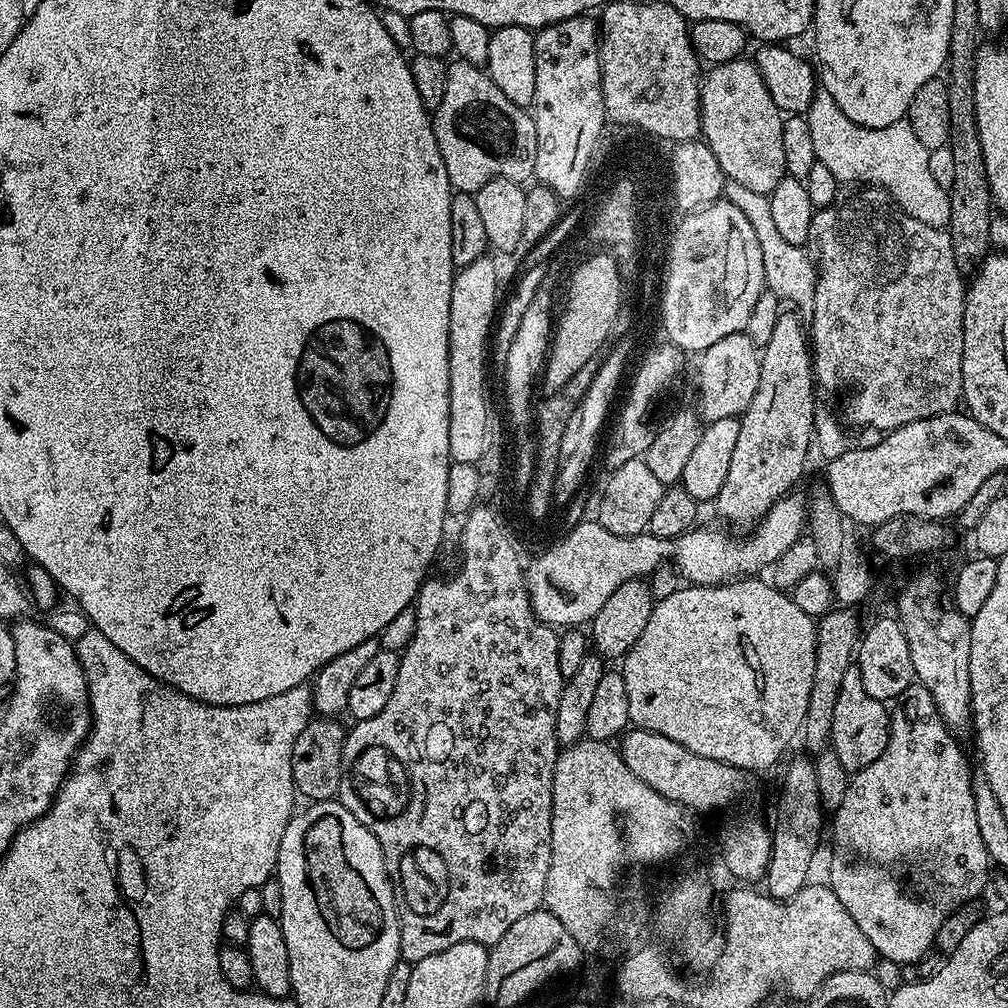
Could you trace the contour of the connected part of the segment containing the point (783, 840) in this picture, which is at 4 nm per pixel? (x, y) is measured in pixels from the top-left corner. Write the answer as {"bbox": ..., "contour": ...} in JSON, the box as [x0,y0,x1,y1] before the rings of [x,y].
{"bbox":[763,755,826,900],"contour":[[[807,755],[800,756],[797,760],[792,760],[788,764],[788,769],[784,772],[784,789],[780,792],[780,801],[776,804],[776,828],[771,829],[772,849],[770,850],[770,862],[764,871],[763,883],[766,887],[767,895],[776,900],[789,900],[802,890],[804,885],[809,883],[810,858],[814,858],[816,852],[821,851],[820,831],[826,828],[826,813],[818,798],[818,778],[816,777],[816,765]]]}

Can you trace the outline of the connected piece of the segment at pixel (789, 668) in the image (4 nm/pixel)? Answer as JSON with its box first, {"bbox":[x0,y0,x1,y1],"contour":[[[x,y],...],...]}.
{"bbox":[622,578,817,774],"contour":[[[737,578],[731,582],[723,584],[713,584],[711,586],[687,586],[677,593],[672,594],[668,598],[662,598],[655,601],[652,605],[652,613],[650,614],[650,622],[646,622],[646,630],[642,630],[642,635],[638,637],[638,642],[634,642],[634,646],[629,652],[622,657],[622,673],[626,684],[626,699],[629,702],[629,718],[635,727],[642,730],[654,730],[654,734],[666,734],[666,738],[670,738],[674,742],[678,742],[682,746],[686,746],[686,750],[694,750],[694,754],[702,754],[702,758],[714,758],[718,762],[726,762],[735,768],[741,768],[743,772],[755,774],[755,772],[764,772],[767,768],[772,768],[780,760],[780,755],[787,750],[792,744],[792,739],[797,739],[798,733],[804,727],[804,719],[806,718],[806,706],[810,706],[810,686],[814,686],[814,662],[816,661],[816,628],[817,621],[810,614],[806,614],[805,610],[796,606],[791,595],[787,591],[773,588],[771,583],[764,578]]]}

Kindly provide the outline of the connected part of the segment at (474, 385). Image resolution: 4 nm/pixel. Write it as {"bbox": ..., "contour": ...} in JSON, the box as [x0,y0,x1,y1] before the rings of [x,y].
{"bbox":[448,255,498,465],"contour":[[[491,255],[479,256],[470,266],[459,269],[452,277],[452,289],[450,290],[450,338],[448,339],[448,357],[450,358],[450,454],[452,462],[466,462],[479,465],[484,456],[484,443],[488,440],[488,348],[490,352],[490,337],[494,332],[494,325],[498,319],[498,303],[496,304],[496,264],[491,260]]]}

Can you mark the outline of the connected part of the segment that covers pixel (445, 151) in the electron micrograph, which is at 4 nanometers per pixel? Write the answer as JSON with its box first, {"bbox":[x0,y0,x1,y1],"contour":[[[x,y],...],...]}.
{"bbox":[430,58,538,194],"contour":[[[459,58],[453,61],[448,64],[442,102],[438,102],[430,116],[453,189],[474,194],[494,178],[510,178],[519,184],[531,181],[538,150],[533,113],[527,107],[510,102],[481,65]]]}

